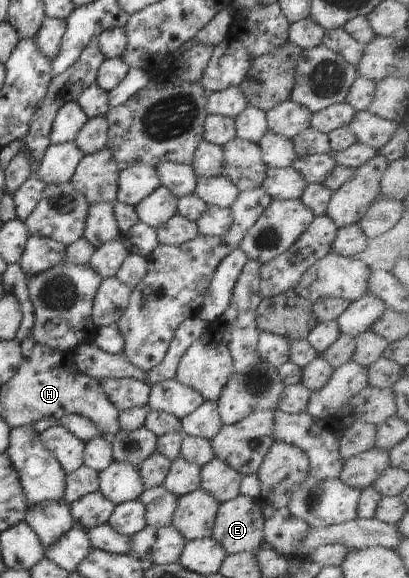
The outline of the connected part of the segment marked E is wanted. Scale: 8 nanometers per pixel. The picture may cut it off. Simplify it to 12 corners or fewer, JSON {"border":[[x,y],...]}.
{"border":[[259,500],[220,505],[212,539],[227,554],[265,546]]}

